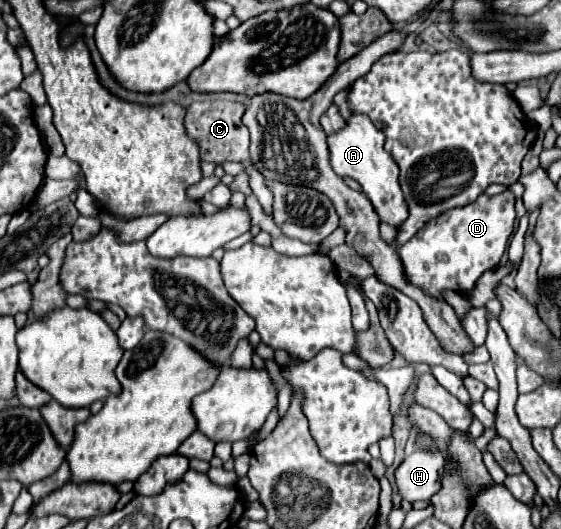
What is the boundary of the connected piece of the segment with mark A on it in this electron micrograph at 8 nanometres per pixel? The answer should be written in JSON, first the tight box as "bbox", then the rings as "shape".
{"bbox":[328,114,408,228],"shape":[[[352,114],[344,130],[328,136],[328,148],[330,148],[332,170],[338,176],[354,178],[362,186],[362,192],[372,202],[376,214],[380,216],[380,222],[386,222],[396,228],[402,226],[408,218],[408,204],[402,196],[402,188],[398,182],[398,164],[384,150],[384,136],[370,122],[370,118],[362,114]]]}

